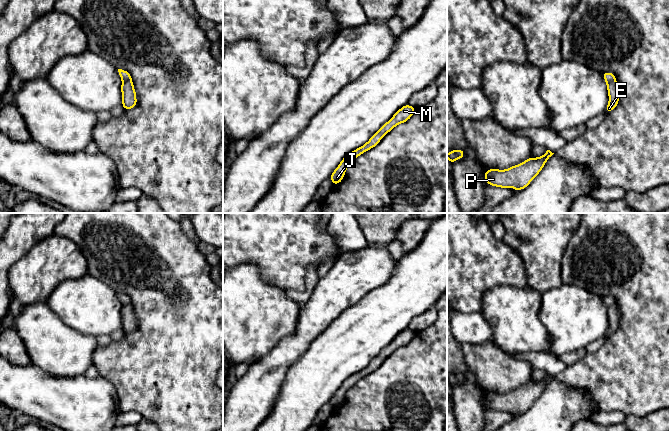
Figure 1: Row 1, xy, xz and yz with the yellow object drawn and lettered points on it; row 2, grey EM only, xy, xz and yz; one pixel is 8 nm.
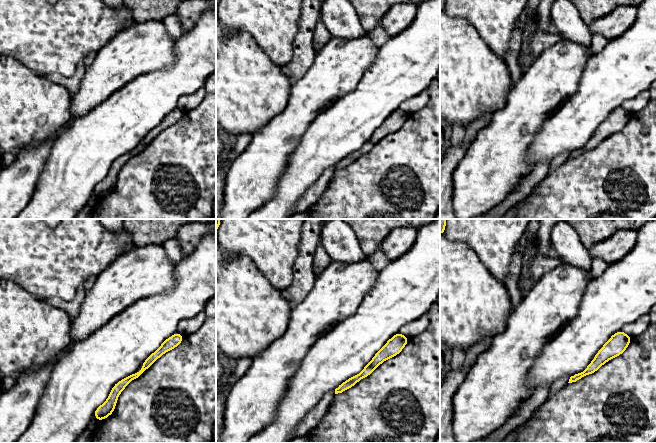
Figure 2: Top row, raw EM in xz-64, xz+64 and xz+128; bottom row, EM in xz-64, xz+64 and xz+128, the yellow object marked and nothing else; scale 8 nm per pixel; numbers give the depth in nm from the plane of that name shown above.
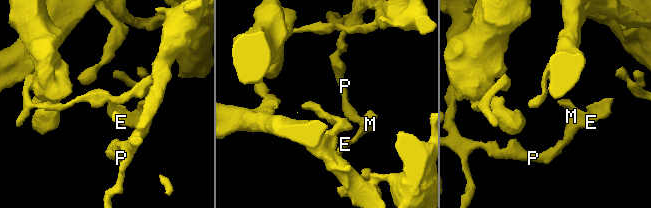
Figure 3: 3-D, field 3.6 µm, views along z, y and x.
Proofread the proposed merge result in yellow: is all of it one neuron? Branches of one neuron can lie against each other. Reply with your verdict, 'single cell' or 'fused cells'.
single cell

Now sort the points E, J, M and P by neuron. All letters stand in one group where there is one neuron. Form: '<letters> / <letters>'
E J M P

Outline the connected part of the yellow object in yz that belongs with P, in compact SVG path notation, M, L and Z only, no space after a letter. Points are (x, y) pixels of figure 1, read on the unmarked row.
M550 374L539 382L528 382L524 386L506 394L488 393L484 397L484 404L491 410L501 412L513 411L515 415L526 412L539 398L546 385L553 379Z

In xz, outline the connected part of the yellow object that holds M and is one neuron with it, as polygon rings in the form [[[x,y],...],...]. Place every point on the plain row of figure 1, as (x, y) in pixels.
[[[409,328],[404,329],[388,346],[381,350],[381,352],[369,363],[367,367],[348,377],[330,400],[330,404],[333,409],[335,410],[343,404],[347,391],[358,380],[365,377],[367,374],[374,372],[381,365],[384,359],[389,357],[395,350],[408,345],[415,336],[415,331],[412,331]]]

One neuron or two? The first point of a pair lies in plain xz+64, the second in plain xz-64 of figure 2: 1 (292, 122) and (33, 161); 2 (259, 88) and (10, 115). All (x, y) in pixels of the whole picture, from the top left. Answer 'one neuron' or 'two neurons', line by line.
1: one neuron
2: one neuron

